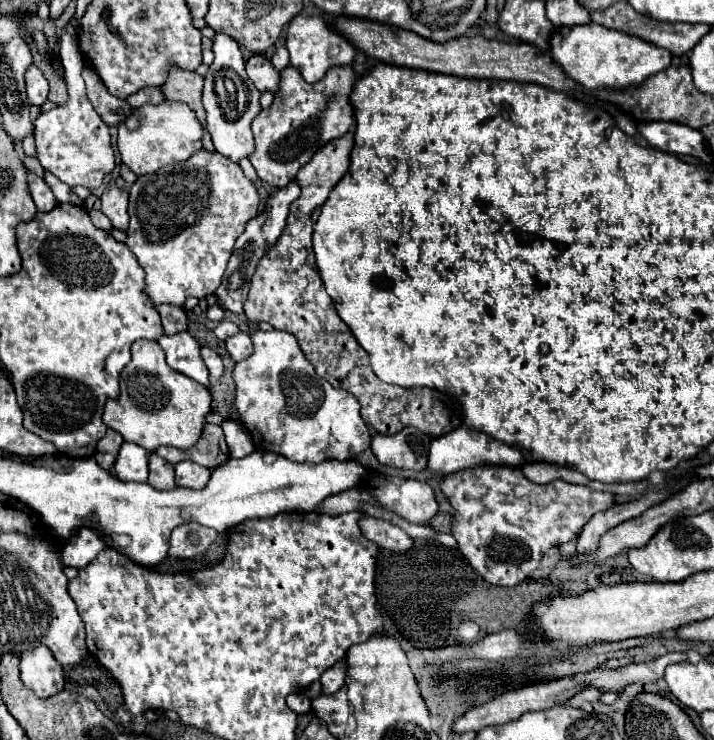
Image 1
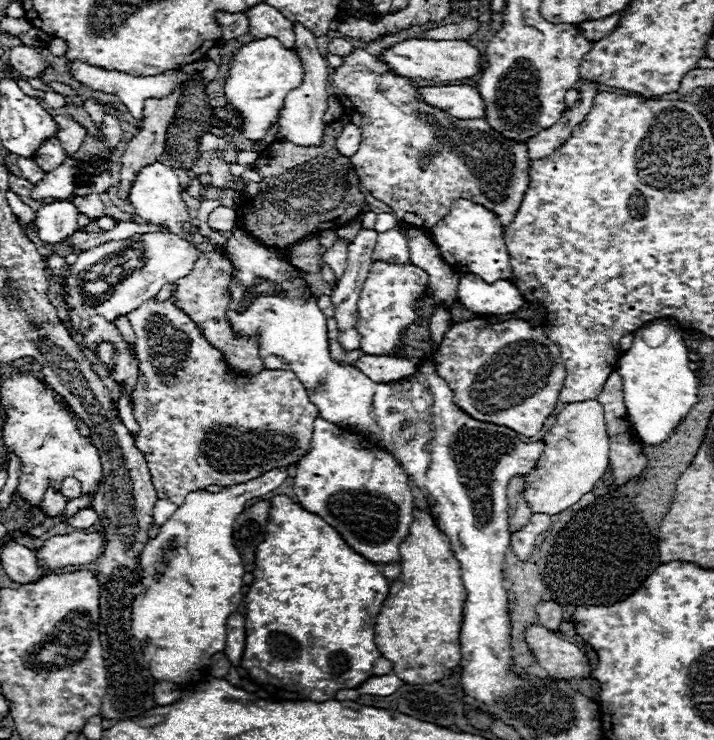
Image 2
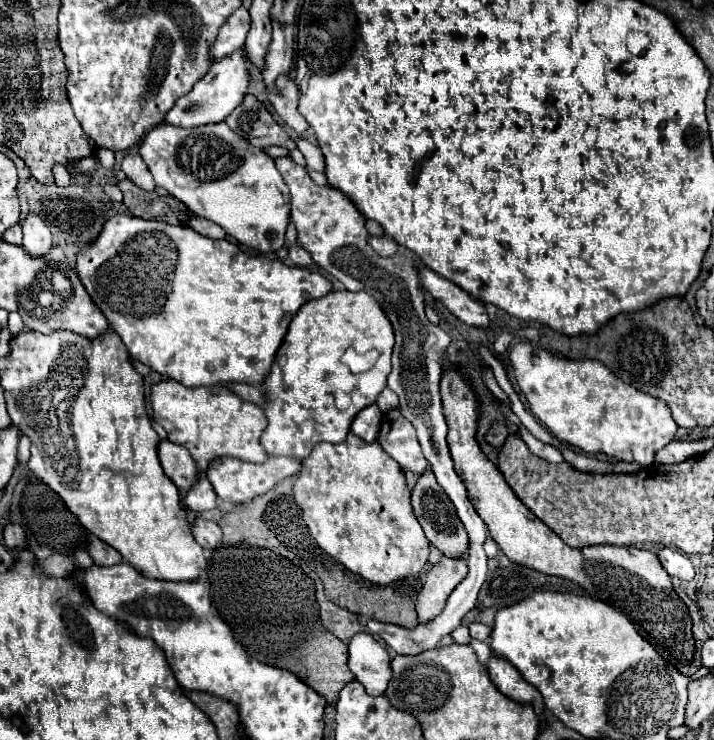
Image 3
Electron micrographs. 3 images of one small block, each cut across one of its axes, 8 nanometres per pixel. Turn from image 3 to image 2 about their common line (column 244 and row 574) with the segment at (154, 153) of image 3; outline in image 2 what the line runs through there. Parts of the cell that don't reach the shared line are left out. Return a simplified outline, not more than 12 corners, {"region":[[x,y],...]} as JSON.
{"region":[[288,470],[186,496],[140,554],[132,636],[186,686],[242,604],[232,524]]}

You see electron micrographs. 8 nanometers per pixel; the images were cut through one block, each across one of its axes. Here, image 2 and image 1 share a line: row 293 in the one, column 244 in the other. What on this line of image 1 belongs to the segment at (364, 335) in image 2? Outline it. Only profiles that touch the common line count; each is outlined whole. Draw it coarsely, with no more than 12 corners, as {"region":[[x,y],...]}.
{"region":[[256,330],[236,410],[256,448],[354,460],[358,400],[290,332]]}

